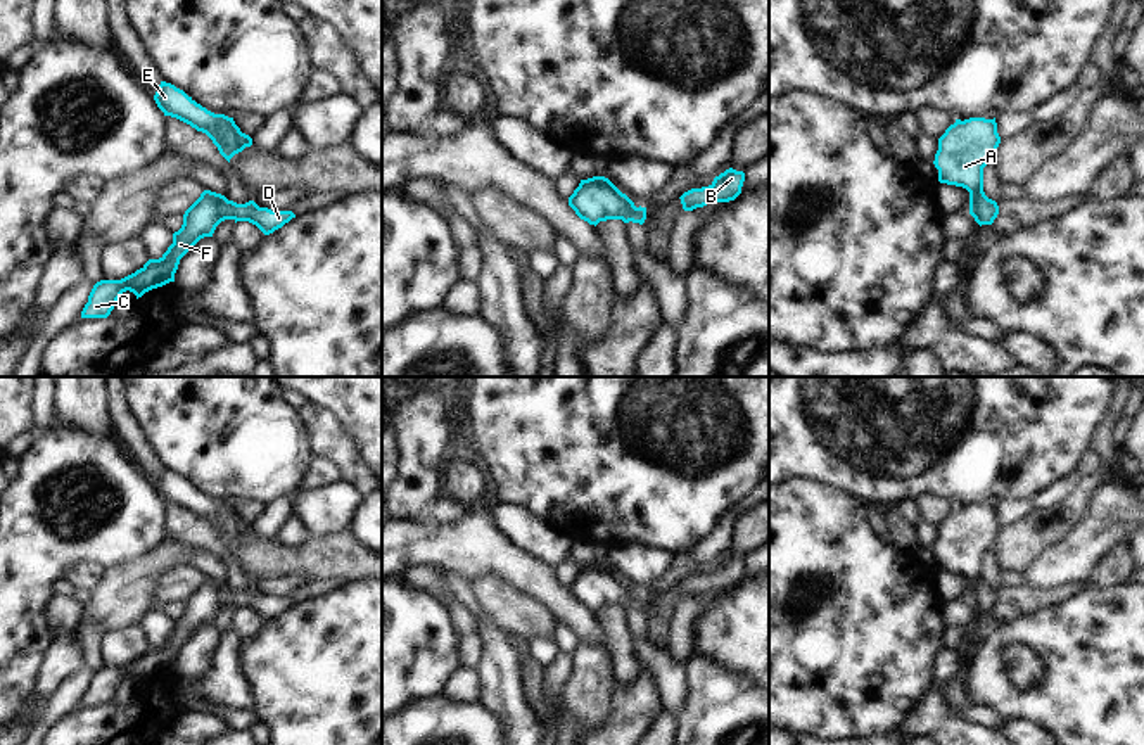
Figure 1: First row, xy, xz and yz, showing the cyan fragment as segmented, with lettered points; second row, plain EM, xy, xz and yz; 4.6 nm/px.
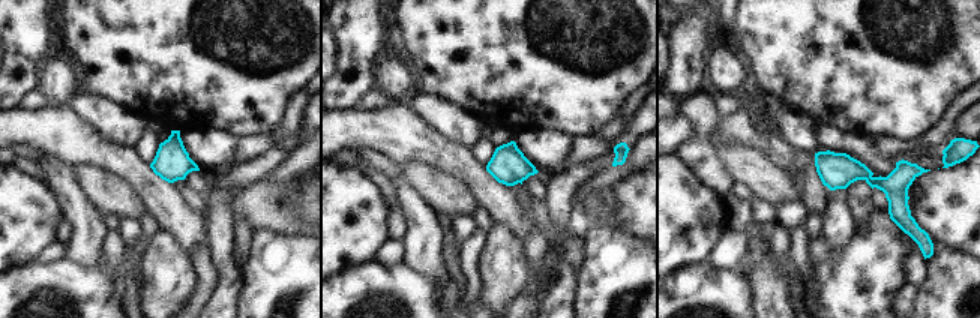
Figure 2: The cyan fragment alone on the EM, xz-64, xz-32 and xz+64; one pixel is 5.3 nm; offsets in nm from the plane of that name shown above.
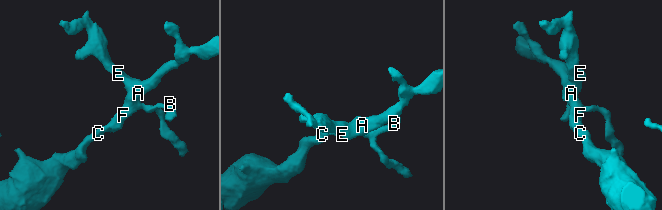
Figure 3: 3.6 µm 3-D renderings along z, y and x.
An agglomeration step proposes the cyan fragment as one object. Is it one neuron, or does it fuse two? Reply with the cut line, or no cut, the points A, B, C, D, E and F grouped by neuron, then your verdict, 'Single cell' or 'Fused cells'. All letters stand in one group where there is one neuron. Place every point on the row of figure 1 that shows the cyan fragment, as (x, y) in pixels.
No split. Groups: A B C D E F. Single cell

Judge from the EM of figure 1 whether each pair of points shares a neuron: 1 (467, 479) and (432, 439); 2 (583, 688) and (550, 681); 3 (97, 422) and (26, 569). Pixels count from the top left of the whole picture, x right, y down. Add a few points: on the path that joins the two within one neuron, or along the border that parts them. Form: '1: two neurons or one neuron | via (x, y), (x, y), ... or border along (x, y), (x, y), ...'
1: two neurons | border along (451, 455), (444, 465), (439, 495)
2: two neurons | border along (572, 657), (572, 671), (562, 688), (560, 702)
3: two neurons | border along (54, 419), (88, 436), (111, 436)

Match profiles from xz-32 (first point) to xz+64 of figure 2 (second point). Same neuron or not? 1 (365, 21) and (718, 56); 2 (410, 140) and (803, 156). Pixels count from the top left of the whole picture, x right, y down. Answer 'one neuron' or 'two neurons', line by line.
1: two neurons
2: two neurons

